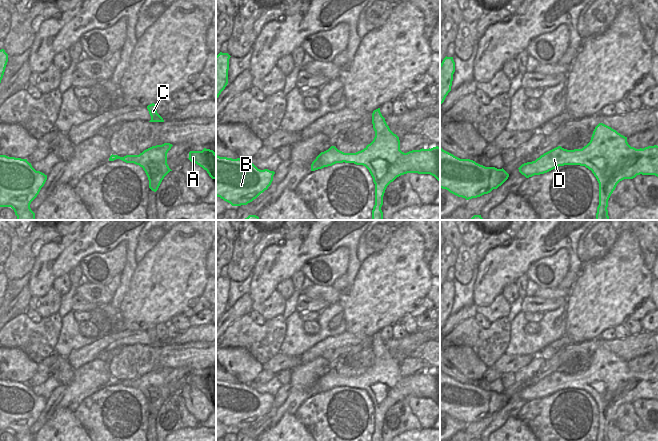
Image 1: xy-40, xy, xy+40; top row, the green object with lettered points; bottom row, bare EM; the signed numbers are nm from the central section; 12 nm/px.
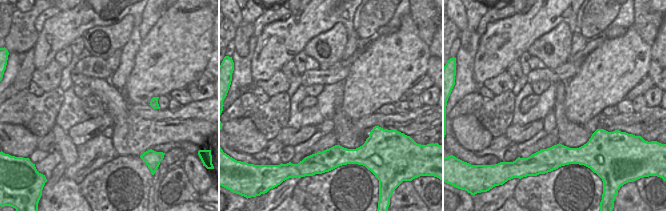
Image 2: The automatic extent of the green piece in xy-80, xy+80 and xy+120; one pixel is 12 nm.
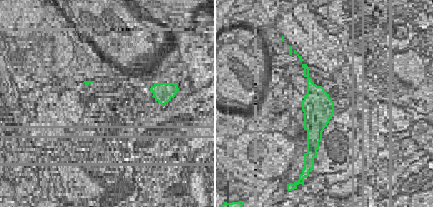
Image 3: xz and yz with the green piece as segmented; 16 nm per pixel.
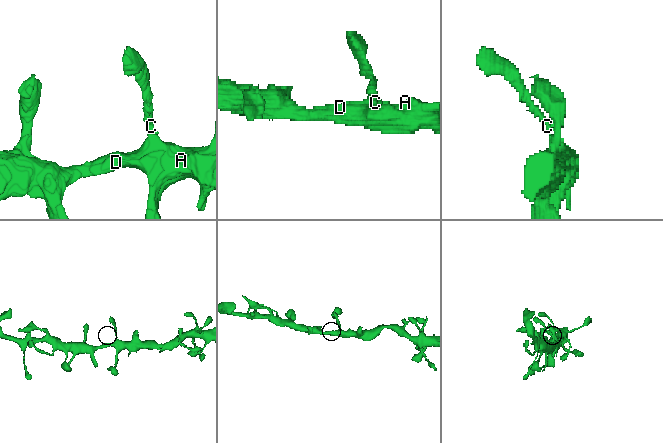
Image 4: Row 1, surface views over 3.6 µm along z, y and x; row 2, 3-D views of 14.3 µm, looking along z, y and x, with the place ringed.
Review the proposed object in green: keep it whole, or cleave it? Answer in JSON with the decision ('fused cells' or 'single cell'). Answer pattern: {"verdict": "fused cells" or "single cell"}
{"verdict": "single cell"}

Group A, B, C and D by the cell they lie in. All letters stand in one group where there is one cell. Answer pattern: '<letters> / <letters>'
A B C D

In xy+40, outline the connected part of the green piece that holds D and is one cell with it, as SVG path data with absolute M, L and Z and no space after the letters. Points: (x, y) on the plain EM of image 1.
M599 347L590 366L582 373L567 374L558 370L518 393L529 402L564 389L585 390L592 395L599 407L596 441L609 441L608 424L620 405L640 398L658 401L658 370L636 373L628 368L627 361Z

